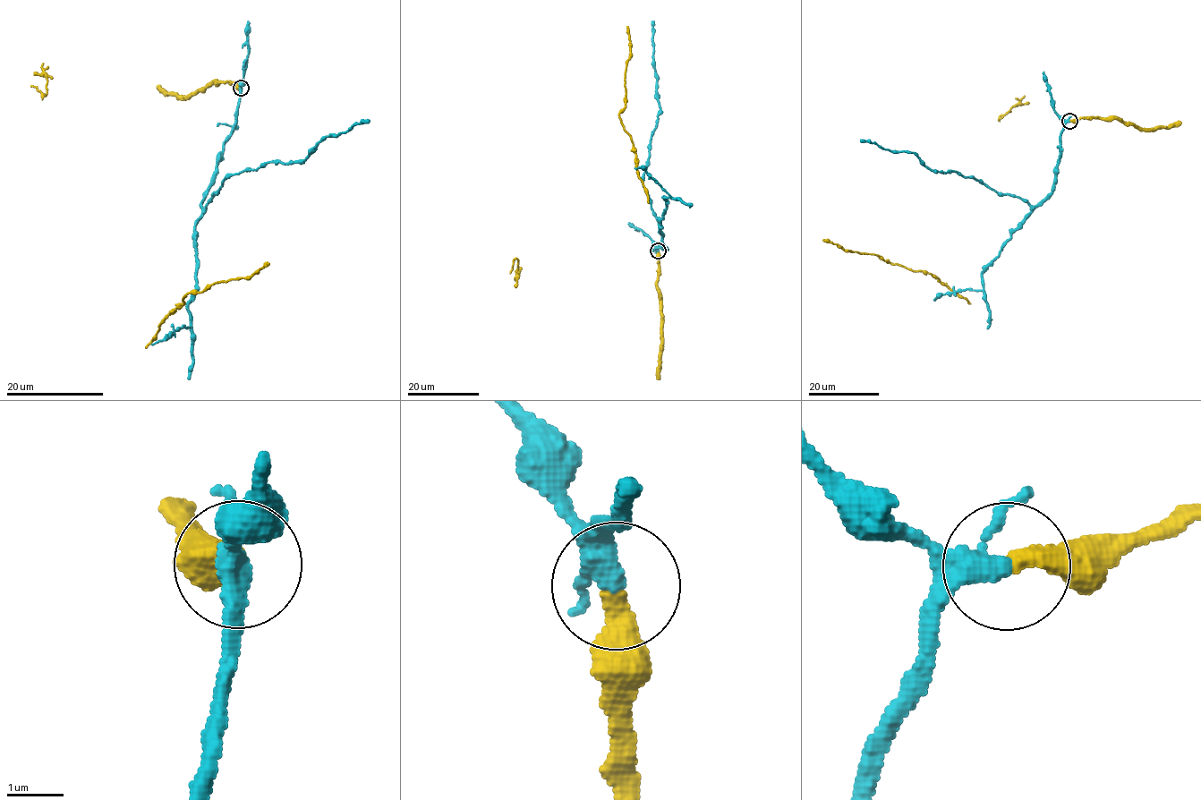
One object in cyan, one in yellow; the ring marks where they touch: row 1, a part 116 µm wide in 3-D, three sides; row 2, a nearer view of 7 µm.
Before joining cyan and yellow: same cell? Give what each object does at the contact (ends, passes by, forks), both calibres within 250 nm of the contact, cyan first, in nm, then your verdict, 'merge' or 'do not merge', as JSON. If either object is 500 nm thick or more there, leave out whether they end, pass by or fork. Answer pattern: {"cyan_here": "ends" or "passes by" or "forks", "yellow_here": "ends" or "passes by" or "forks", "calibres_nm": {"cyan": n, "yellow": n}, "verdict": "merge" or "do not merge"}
{"cyan_here": "passes by", "yellow_here": "ends", "calibres_nm": {"cyan": 320, "yellow": 380}, "verdict": "merge"}

